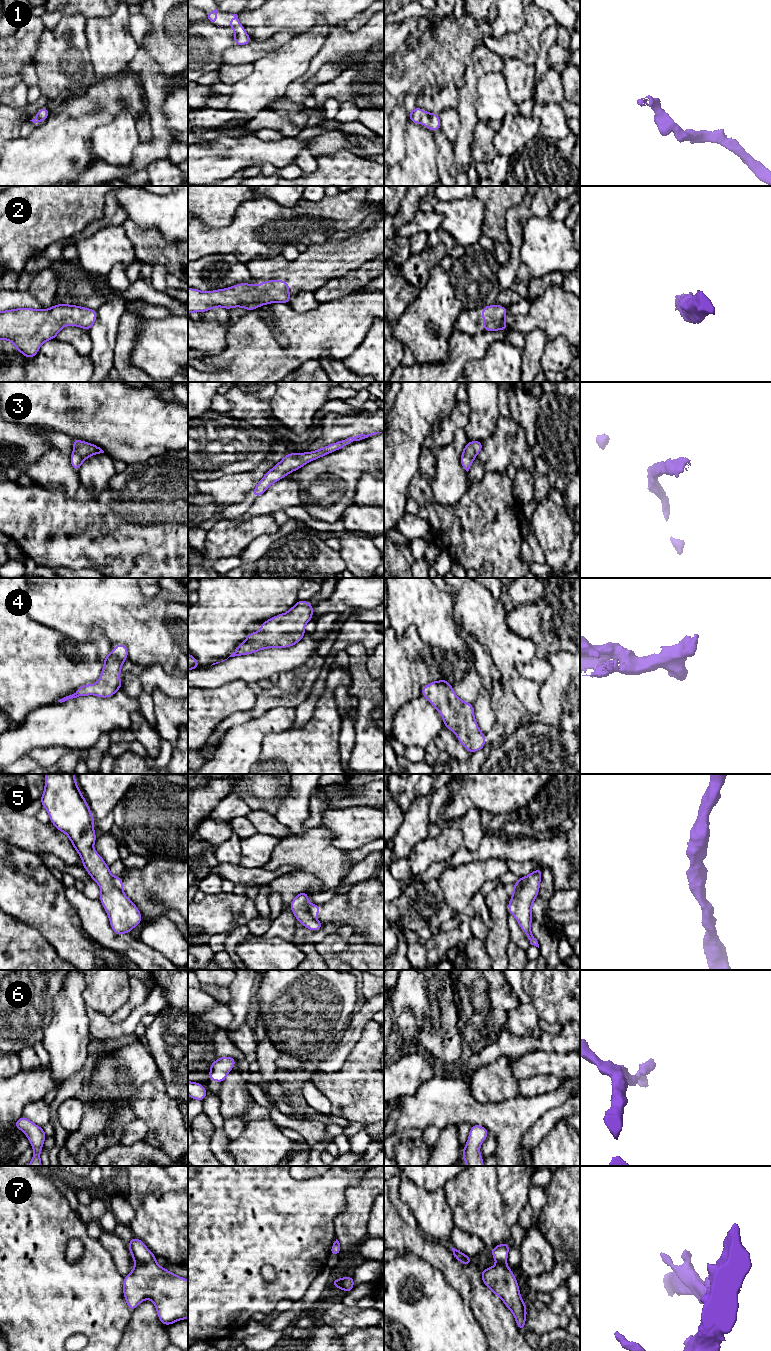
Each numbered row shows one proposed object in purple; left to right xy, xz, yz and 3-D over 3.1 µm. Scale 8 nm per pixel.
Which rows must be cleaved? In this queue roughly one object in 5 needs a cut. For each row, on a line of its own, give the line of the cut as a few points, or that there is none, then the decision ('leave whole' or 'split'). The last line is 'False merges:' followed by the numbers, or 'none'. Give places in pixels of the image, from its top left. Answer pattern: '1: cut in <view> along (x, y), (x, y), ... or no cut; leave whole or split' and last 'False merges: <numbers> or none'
1: no cut; leave whole
2: no cut; leave whole
3: no cut; leave whole
4: no cut; leave whole
5: cut in yz along (526, 876), (526, 881), (520, 887), (512, 888); split
6: no cut; leave whole
7: no cut; leave whole
False merges: 5

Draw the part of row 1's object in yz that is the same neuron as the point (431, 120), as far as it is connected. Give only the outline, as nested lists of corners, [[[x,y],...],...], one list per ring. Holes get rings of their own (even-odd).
[[[416,106],[409,114],[408,118],[414,123],[423,125],[433,132],[440,130],[440,116],[436,113],[428,113]]]

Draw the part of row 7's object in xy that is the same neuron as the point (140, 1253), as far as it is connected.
[[[137,1237],[130,1240],[128,1248],[135,1263],[123,1281],[123,1294],[128,1308],[134,1311],[143,1300],[148,1299],[153,1301],[158,1318],[165,1326],[188,1319],[188,1280],[159,1266],[157,1257]]]

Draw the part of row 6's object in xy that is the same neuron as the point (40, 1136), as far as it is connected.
[[[23,1115],[19,1120],[14,1122],[13,1125],[27,1136],[30,1146],[34,1149],[32,1160],[27,1166],[42,1166],[40,1154],[47,1136],[44,1129],[37,1126]]]

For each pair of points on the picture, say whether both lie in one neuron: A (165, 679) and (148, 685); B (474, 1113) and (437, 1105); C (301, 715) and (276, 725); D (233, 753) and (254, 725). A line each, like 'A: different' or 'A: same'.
A: same
B: same
C: different
D: same

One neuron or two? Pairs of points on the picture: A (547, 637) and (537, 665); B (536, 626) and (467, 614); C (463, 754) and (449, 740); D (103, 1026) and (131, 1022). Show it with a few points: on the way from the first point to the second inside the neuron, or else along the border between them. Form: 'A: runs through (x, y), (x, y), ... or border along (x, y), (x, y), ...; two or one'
A: runs through (546, 644), (540, 658); one
B: border along (507, 612), (507, 625), (515, 633), (523, 637); two
C: runs through (460, 751), (452, 743); one
D: runs through (110, 1027), (124, 1027); one

